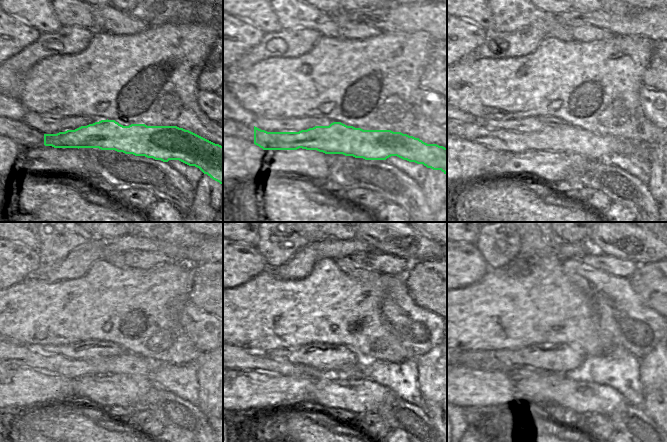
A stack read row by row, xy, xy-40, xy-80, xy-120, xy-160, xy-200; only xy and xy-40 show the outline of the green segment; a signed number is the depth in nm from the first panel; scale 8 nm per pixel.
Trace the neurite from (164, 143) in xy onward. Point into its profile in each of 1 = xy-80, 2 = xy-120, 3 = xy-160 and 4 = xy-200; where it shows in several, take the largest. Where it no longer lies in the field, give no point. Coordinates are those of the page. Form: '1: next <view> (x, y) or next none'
1: next xy-80 (562, 138)
2: next xy-120 (127, 363)
3: next xy-160 (244, 360)
4: next xy-200 (494, 364)

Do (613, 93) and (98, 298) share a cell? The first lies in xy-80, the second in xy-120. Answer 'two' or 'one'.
one

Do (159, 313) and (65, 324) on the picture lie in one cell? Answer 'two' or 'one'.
one

